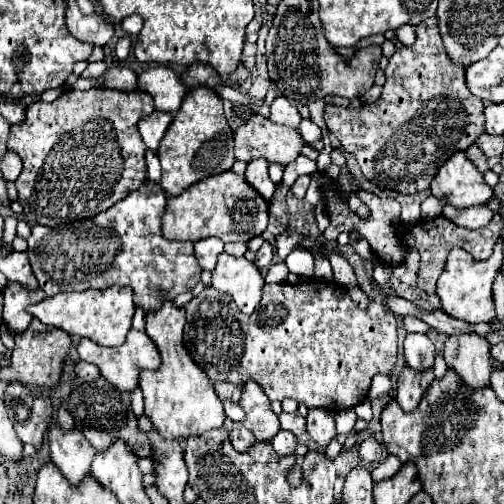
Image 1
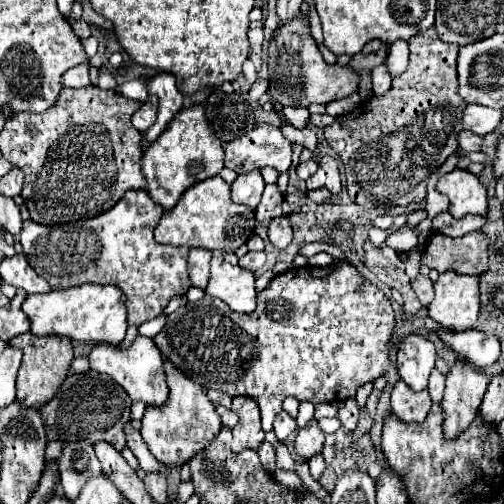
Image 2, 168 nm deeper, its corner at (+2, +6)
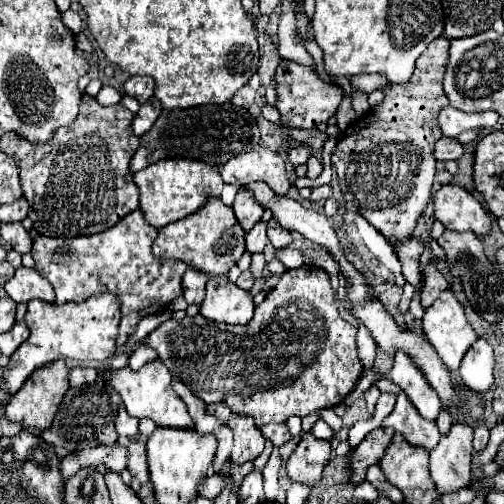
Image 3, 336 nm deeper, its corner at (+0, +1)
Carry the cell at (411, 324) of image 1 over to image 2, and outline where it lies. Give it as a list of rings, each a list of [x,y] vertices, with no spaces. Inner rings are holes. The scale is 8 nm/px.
[[[443,328],[437,330],[439,338],[449,344],[461,358],[469,360],[475,368],[485,368],[497,362],[501,354],[501,342],[495,334],[465,330],[465,332],[447,332]]]

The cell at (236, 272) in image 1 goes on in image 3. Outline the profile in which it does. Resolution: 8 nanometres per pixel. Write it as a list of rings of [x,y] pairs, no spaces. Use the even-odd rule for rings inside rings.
[[[209,279],[207,295],[201,303],[205,319],[229,325],[245,325],[253,317],[253,297],[229,279]]]

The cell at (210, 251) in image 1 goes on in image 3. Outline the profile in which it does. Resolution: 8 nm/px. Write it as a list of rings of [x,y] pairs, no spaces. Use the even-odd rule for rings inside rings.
[[[187,267],[185,275],[183,275],[183,297],[189,305],[203,303],[205,283],[207,283],[205,275],[199,275],[199,271],[191,271],[191,267]]]

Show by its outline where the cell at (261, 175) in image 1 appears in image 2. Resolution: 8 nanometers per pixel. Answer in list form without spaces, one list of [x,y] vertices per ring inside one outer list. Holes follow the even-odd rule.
[[[251,170],[251,172],[239,174],[235,178],[235,182],[231,184],[231,192],[233,192],[231,198],[233,198],[233,202],[249,204],[249,208],[255,208],[259,204],[259,200],[261,200],[263,188],[265,188],[265,182],[261,178],[261,172]]]

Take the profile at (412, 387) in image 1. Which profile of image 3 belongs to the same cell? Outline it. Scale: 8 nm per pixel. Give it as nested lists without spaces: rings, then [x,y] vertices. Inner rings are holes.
[[[403,393],[397,395],[395,409],[383,419],[381,427],[395,429],[399,435],[403,435],[407,443],[411,443],[413,447],[423,447],[427,451],[431,451],[441,437],[437,431],[437,425],[427,423],[427,419],[423,419],[419,411],[415,411],[415,407],[407,403],[407,395]]]

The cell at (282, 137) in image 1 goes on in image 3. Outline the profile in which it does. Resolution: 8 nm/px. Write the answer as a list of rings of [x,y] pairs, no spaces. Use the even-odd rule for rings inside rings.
[[[265,147],[229,159],[223,167],[219,167],[219,173],[223,181],[231,185],[247,185],[251,181],[263,181],[277,195],[287,195],[291,187],[283,159]]]

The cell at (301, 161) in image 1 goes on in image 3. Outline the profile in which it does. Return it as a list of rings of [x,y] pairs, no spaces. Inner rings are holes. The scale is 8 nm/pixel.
[[[261,221],[261,223],[255,225],[255,229],[251,229],[251,231],[247,233],[245,241],[247,241],[247,251],[249,251],[249,253],[263,253],[263,247],[265,247],[265,243],[267,243],[265,227],[267,227],[267,225]]]

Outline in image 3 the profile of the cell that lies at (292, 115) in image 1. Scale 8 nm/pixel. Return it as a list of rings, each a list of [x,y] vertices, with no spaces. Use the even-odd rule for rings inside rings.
[[[297,145],[297,147],[289,149],[289,163],[291,163],[293,167],[305,163],[305,159],[309,159],[309,157],[311,157],[311,151],[309,151],[305,145]]]

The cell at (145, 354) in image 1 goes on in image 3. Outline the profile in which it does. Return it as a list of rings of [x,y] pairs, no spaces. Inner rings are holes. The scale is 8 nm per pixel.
[[[157,359],[155,363],[147,363],[141,371],[131,371],[129,367],[123,367],[119,371],[107,373],[109,385],[121,395],[123,405],[131,417],[137,419],[151,419],[159,427],[171,427],[171,429],[195,429],[195,421],[187,413],[187,405],[175,395],[171,387],[171,373],[169,369]]]

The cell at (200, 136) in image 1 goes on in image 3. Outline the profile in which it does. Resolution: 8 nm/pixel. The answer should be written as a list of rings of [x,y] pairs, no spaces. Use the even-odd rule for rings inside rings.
[[[163,159],[153,163],[151,167],[135,173],[133,181],[139,187],[139,209],[145,221],[157,229],[199,211],[211,197],[219,199],[223,189],[223,179],[217,167],[207,167],[205,163],[183,159]]]

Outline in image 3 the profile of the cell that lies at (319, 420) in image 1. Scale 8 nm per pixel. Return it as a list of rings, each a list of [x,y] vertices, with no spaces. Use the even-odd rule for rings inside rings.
[[[305,433],[297,449],[287,459],[287,475],[293,483],[315,485],[323,477],[323,469],[329,461],[331,445],[329,441],[315,439],[311,433]]]

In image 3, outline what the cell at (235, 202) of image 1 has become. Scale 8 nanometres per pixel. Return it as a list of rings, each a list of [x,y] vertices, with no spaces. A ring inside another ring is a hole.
[[[211,199],[211,203],[201,207],[199,213],[159,229],[159,237],[153,241],[155,257],[183,261],[209,277],[227,277],[229,269],[237,265],[243,253],[245,253],[245,231],[239,227],[231,207],[223,205],[219,199]]]

